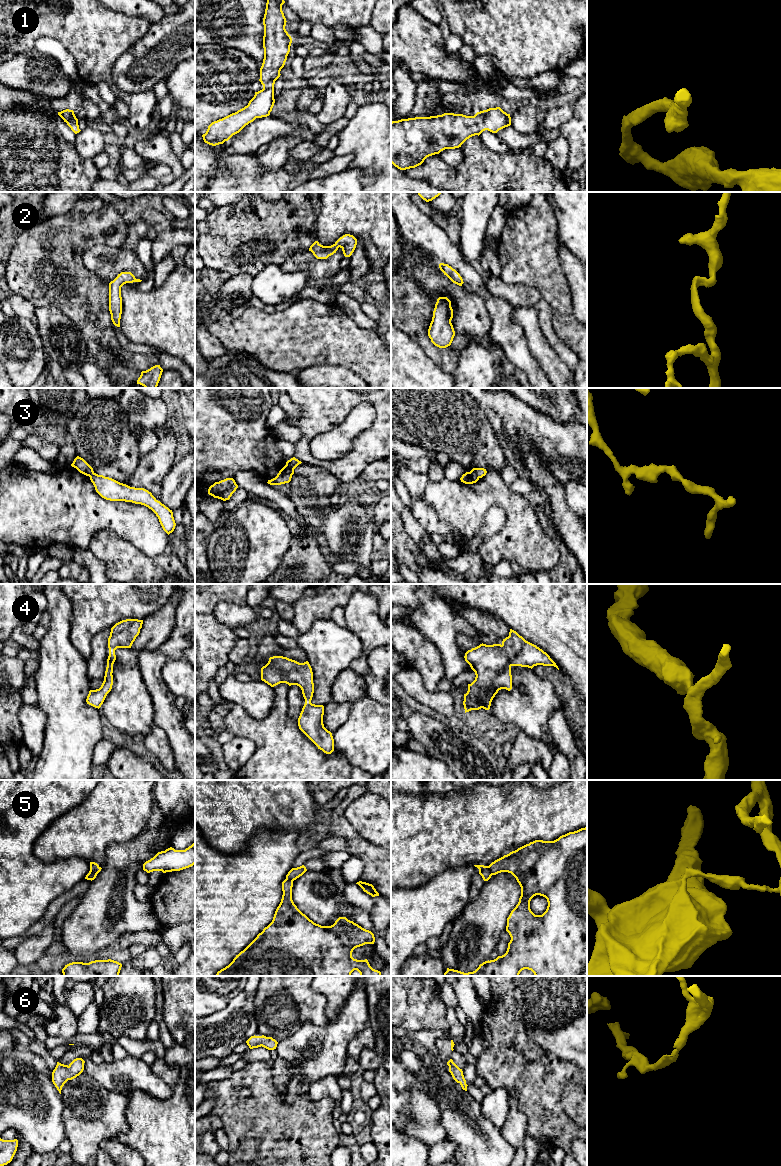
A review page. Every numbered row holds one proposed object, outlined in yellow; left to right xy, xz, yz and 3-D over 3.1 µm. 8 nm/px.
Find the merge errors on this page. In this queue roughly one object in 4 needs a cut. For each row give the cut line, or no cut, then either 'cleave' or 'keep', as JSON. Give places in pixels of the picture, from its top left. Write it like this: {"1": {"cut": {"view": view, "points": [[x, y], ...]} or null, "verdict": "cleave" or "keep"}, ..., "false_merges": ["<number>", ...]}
{"1": {"cut": null, "verdict": "keep"}, "2": {"cut": null, "verdict": "keep"}, "3": {"cut": {"view": "xz", "points": [[285, 465], [291, 475]]}, "verdict": "cleave"}, "4": {"cut": null, "verdict": "keep"}, "5": {"cut": {"view": "yz", "points": [[488, 866], [492, 874]]}, "verdict": "cleave"}, "6": {"cut": null, "verdict": "keep"}, "false_merges": ["3", "5"]}

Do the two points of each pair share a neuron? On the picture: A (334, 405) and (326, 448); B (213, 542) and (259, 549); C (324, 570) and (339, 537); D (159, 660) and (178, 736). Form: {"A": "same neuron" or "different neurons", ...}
{"A": "different neurons", "B": "same neuron", "C": "different neurons", "D": "same neuron"}

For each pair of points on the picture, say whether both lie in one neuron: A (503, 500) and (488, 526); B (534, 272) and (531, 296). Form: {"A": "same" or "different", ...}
{"A": "different", "B": "different"}

